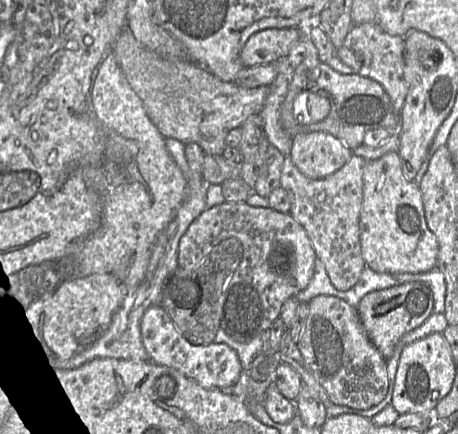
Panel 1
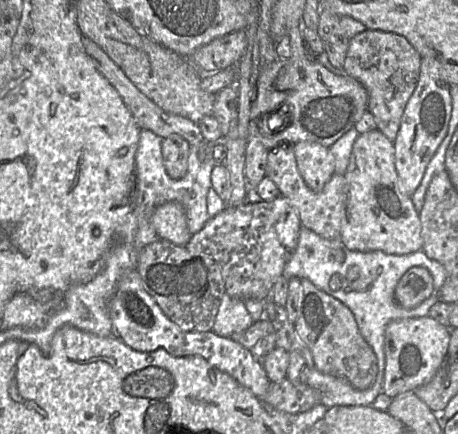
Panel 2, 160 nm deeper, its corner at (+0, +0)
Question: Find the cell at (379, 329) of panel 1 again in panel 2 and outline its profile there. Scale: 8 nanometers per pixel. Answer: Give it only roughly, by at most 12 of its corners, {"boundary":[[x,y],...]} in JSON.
{"boundary":[[411,267],[398,281],[394,298],[413,309],[434,293],[424,267]]}

